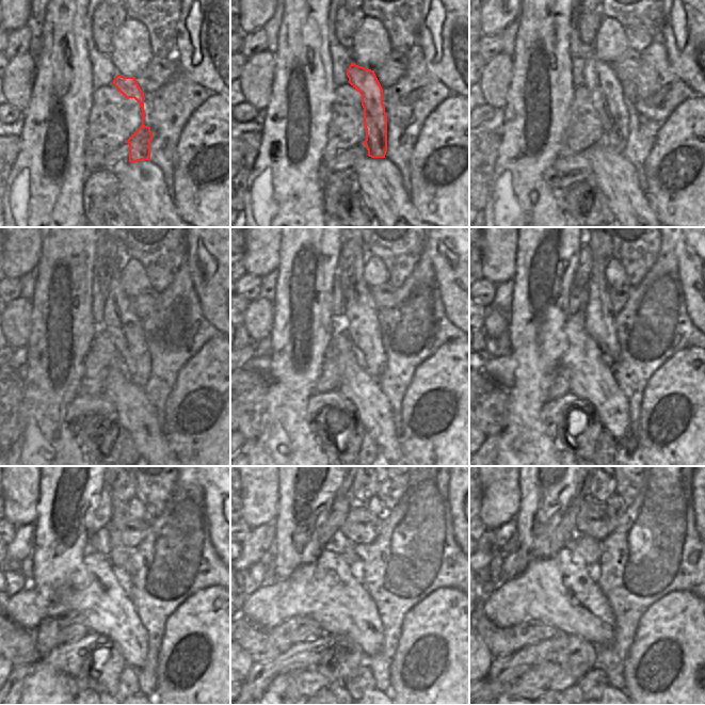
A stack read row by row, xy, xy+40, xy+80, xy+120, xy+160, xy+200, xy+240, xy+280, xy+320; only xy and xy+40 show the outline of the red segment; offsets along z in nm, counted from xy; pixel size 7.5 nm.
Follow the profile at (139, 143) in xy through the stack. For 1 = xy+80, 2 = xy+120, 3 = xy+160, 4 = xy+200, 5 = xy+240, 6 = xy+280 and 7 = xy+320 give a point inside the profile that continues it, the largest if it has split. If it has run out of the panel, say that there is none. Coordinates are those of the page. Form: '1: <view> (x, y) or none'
1: xy+80 (598, 77)
2: xy+120 (119, 319)
3: xy+160 (363, 329)
4: xy+200 (597, 314)
5: xy+240 (123, 487)
6: xy+280 (364, 487)
7: xy+320 (602, 487)

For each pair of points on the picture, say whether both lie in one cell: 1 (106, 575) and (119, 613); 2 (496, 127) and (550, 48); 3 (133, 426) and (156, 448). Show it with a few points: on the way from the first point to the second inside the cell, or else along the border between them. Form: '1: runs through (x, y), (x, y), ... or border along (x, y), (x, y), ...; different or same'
1: runs through (110, 585), (111, 604); same
2: border along (505, 109), (501, 134); different
3: runs through (139, 431), (150, 443); same

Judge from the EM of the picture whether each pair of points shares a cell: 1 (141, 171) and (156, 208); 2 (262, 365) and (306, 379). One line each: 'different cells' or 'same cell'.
1: same cell
2: different cells

